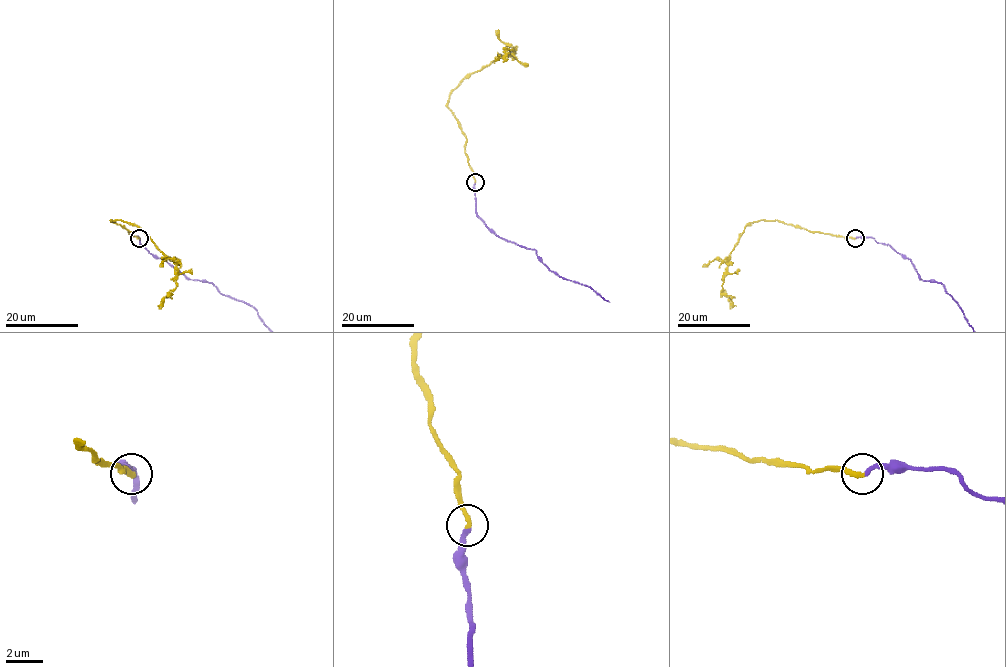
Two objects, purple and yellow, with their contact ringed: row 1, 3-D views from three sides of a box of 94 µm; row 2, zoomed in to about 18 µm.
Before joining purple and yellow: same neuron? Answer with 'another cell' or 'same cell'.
same cell

